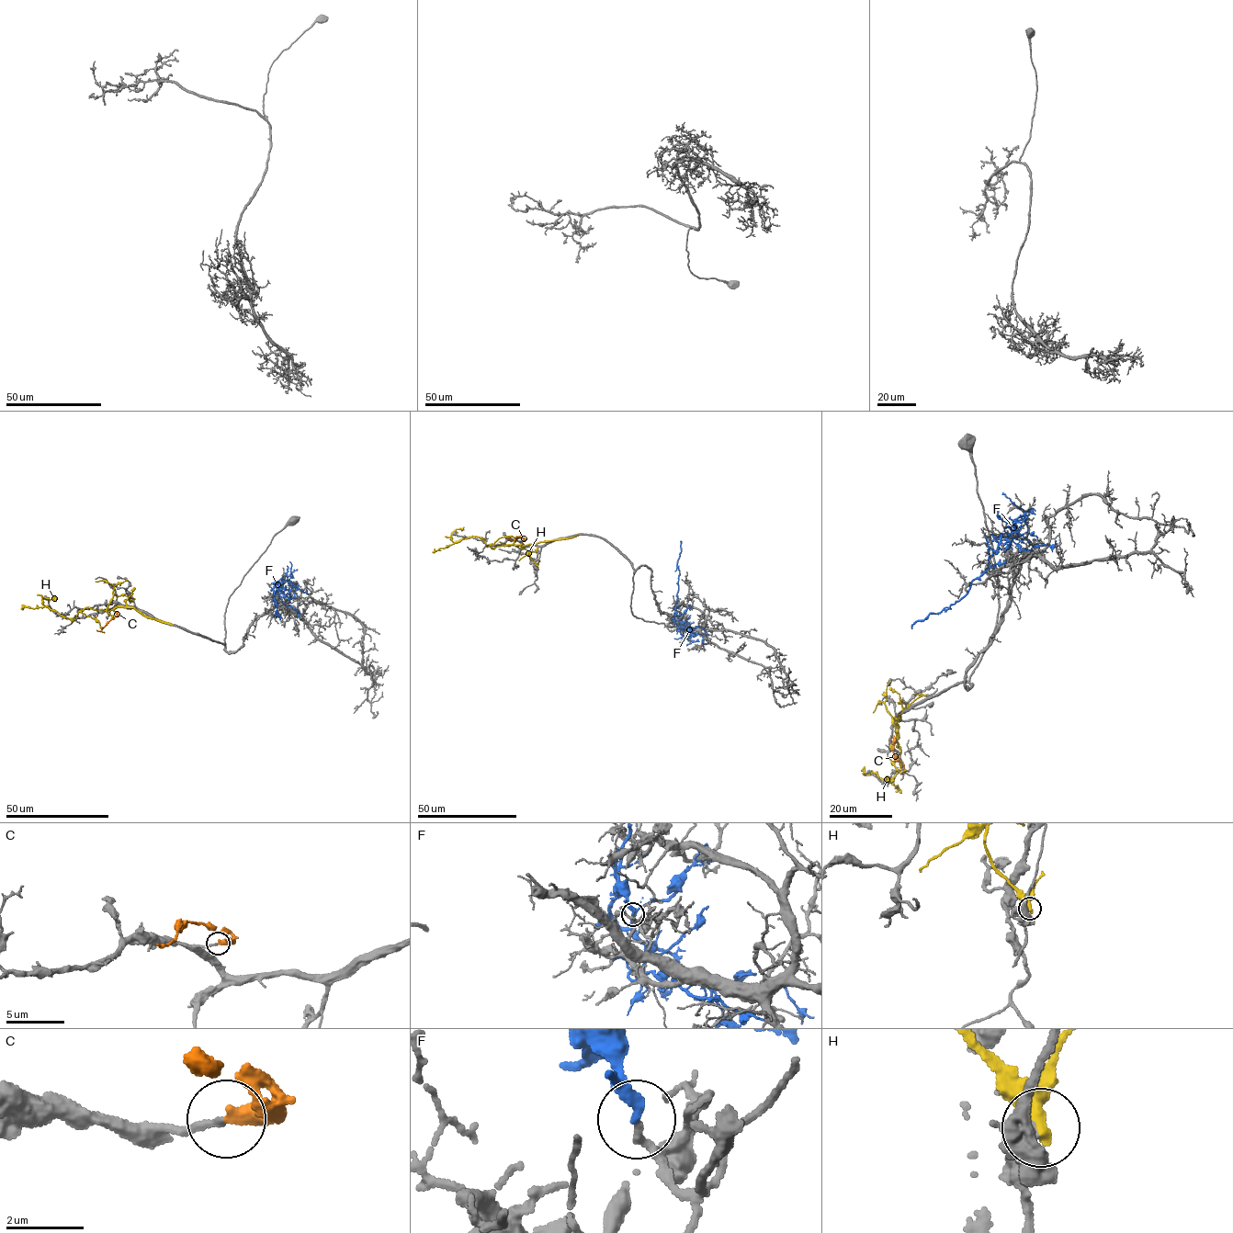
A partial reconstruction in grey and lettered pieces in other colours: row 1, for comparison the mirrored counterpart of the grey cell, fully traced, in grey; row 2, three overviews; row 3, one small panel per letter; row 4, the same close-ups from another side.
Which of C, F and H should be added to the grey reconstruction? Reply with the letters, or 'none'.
C

